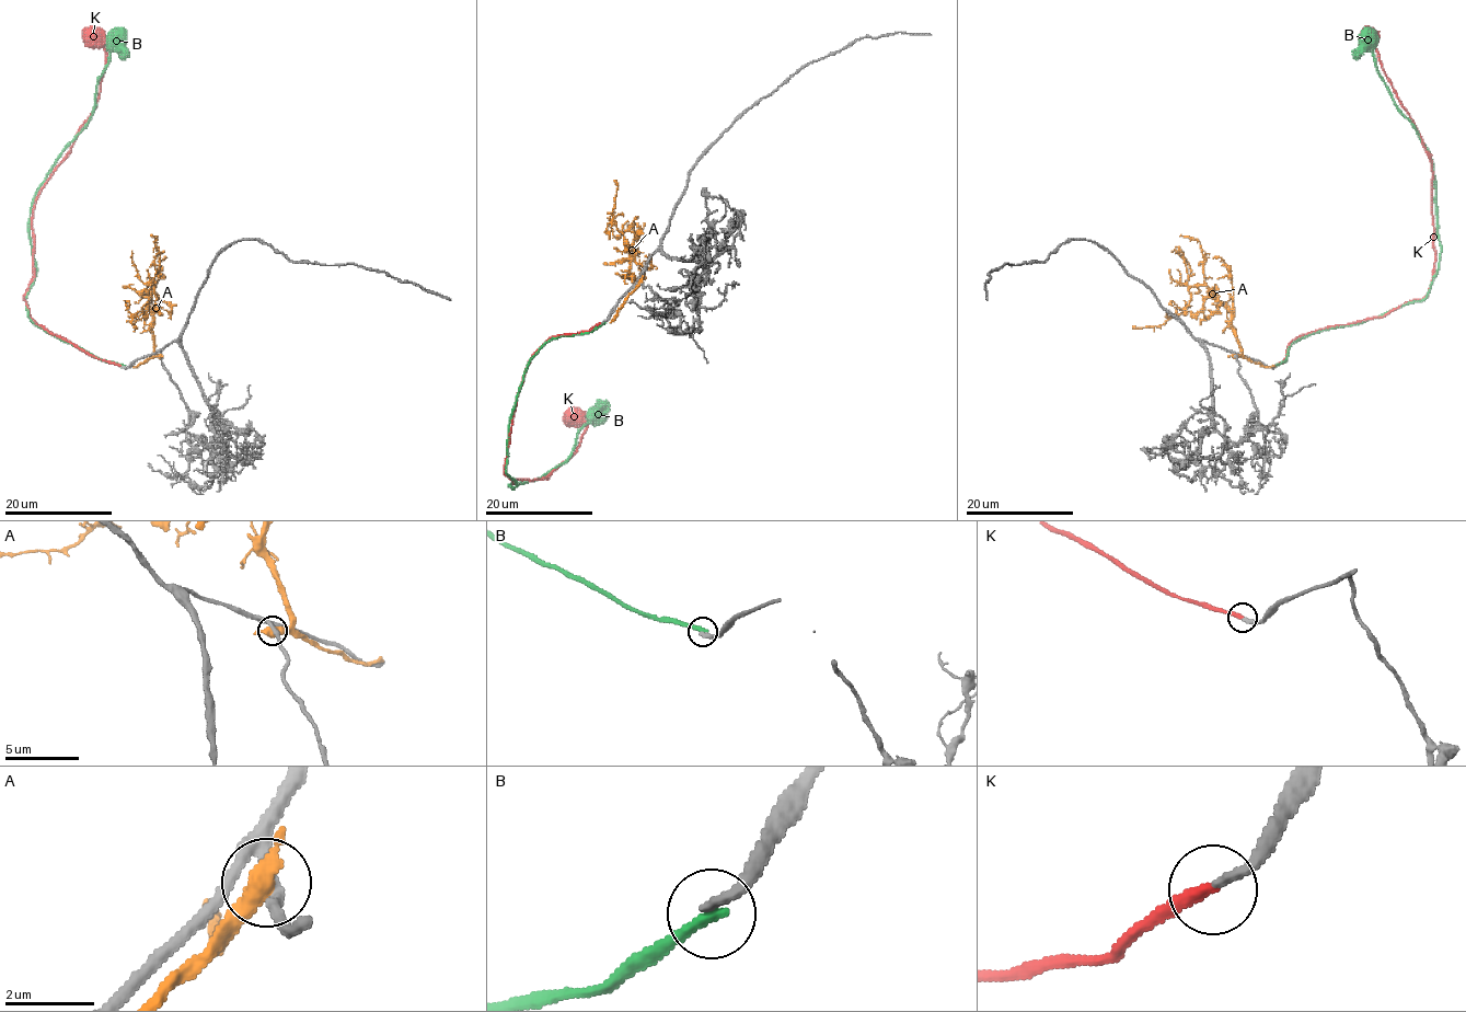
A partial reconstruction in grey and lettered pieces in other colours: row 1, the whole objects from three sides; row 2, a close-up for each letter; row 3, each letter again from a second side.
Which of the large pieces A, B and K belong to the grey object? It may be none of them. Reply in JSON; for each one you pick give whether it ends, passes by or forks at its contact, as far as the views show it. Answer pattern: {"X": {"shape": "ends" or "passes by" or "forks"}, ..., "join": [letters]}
{"K": {"shape": "ends"}, "join": ["K"]}

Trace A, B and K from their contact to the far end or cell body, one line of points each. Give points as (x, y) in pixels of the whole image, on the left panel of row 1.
A: (160, 355), (156, 353), (149, 298), (143, 313), (140, 311), (133, 317), (131, 323), (137, 328), (133, 325)
B: (123, 366), (35, 323), (25, 301), (35, 276), (30, 207), (58, 154), (88, 122), (95, 85), (123, 27)
K: (120, 366), (36, 323), (24, 300), (34, 275), (34, 205), (95, 105), (105, 68), (105, 48), (84, 30)

